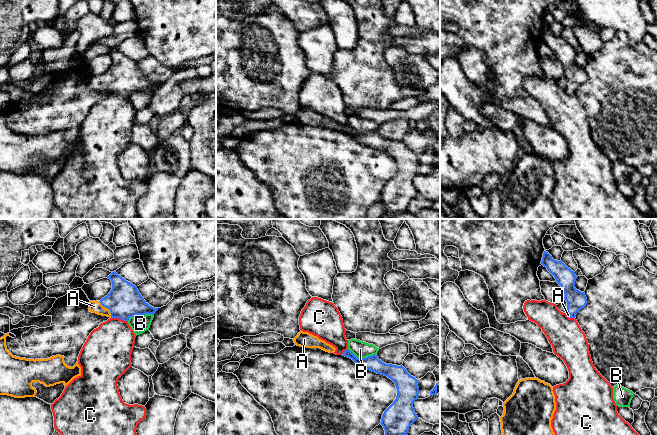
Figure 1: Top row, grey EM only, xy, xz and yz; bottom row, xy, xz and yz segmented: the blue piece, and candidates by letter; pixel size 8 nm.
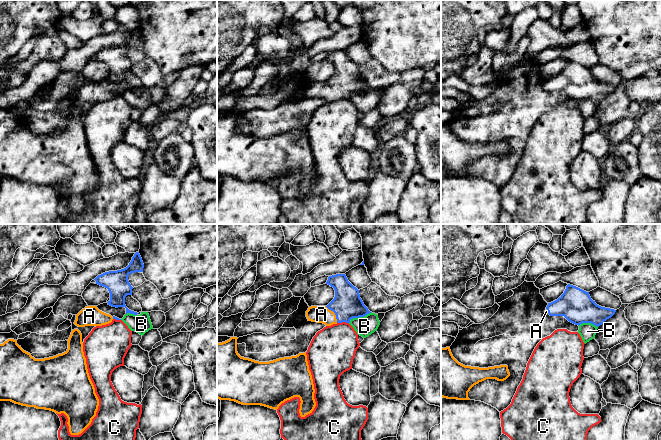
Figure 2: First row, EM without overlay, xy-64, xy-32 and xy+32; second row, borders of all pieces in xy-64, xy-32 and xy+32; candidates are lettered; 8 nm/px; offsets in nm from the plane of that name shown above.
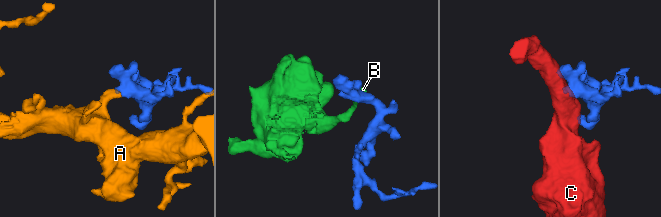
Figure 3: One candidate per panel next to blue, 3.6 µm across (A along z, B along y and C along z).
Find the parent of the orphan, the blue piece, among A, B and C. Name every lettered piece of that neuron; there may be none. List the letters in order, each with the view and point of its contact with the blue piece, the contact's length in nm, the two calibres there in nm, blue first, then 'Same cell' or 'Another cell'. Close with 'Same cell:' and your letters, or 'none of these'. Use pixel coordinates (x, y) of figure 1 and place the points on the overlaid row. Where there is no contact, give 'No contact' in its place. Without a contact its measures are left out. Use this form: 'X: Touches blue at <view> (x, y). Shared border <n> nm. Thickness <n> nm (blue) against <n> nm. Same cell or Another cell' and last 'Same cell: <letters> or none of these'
A: Touches blue at xy (107, 308). Shared border 170 nm. Thickness 280 nm (blue) against 100 nm. Same cell
B: Touches blue at xy (139, 314). Shared border 220 nm. Thickness 280 nm (blue) against 140 nm. Another cell
C: Touches blue at xy (119, 318). Shared border 130 nm. Thickness 280 nm (blue) against 360 nm. Another cell
Same cell: A

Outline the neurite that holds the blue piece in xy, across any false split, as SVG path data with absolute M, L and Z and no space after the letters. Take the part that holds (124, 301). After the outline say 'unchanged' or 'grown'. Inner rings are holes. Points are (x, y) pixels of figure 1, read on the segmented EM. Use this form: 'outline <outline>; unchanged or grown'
outline M115 271L108 277L112 282L112 289L100 301L90 301L89 311L110 318L128 321L136 315L152 314L159 308L150 306L139 293L137 287L126 281Z; grown

